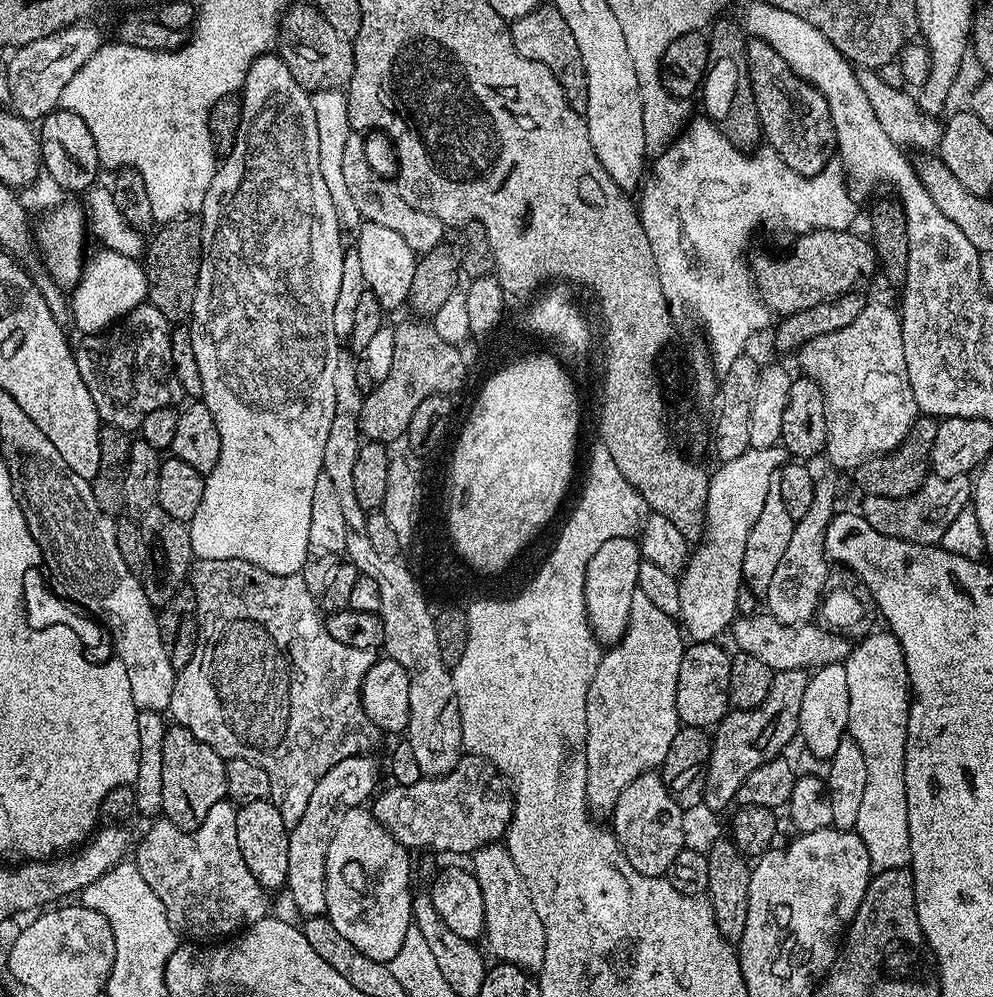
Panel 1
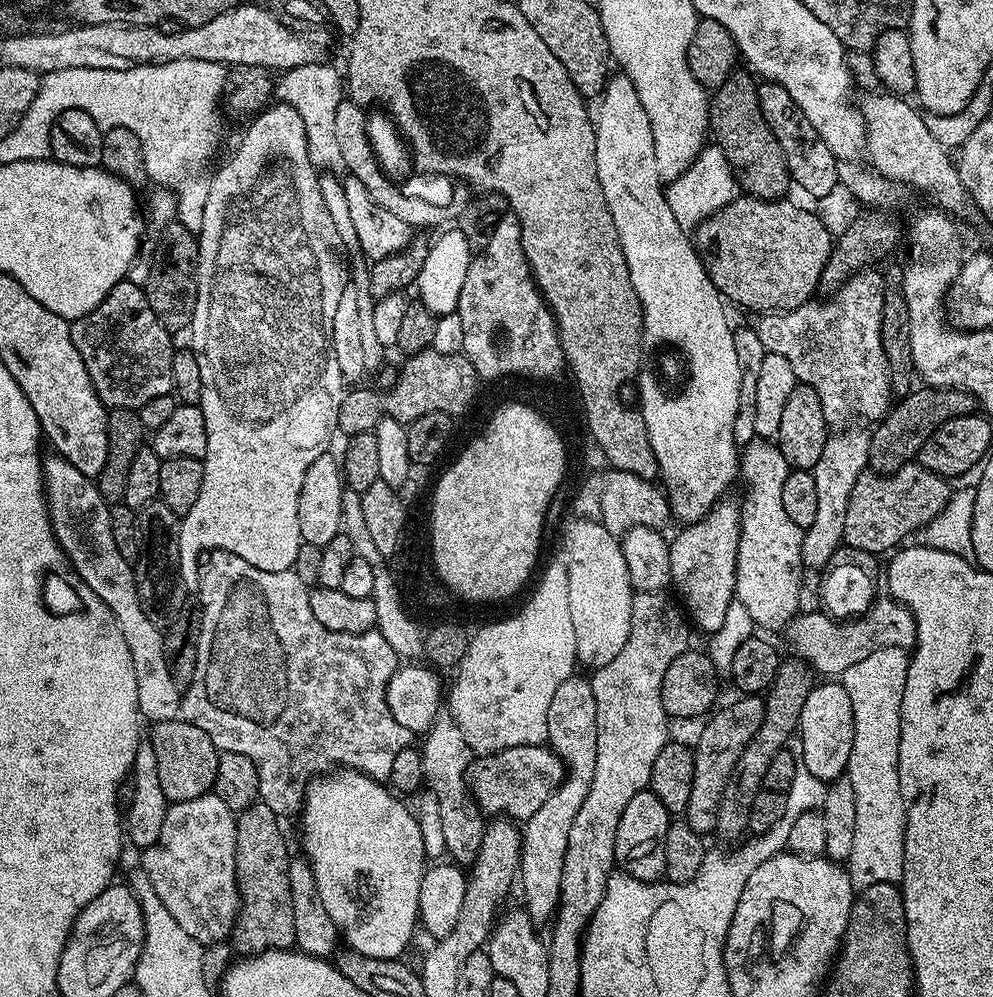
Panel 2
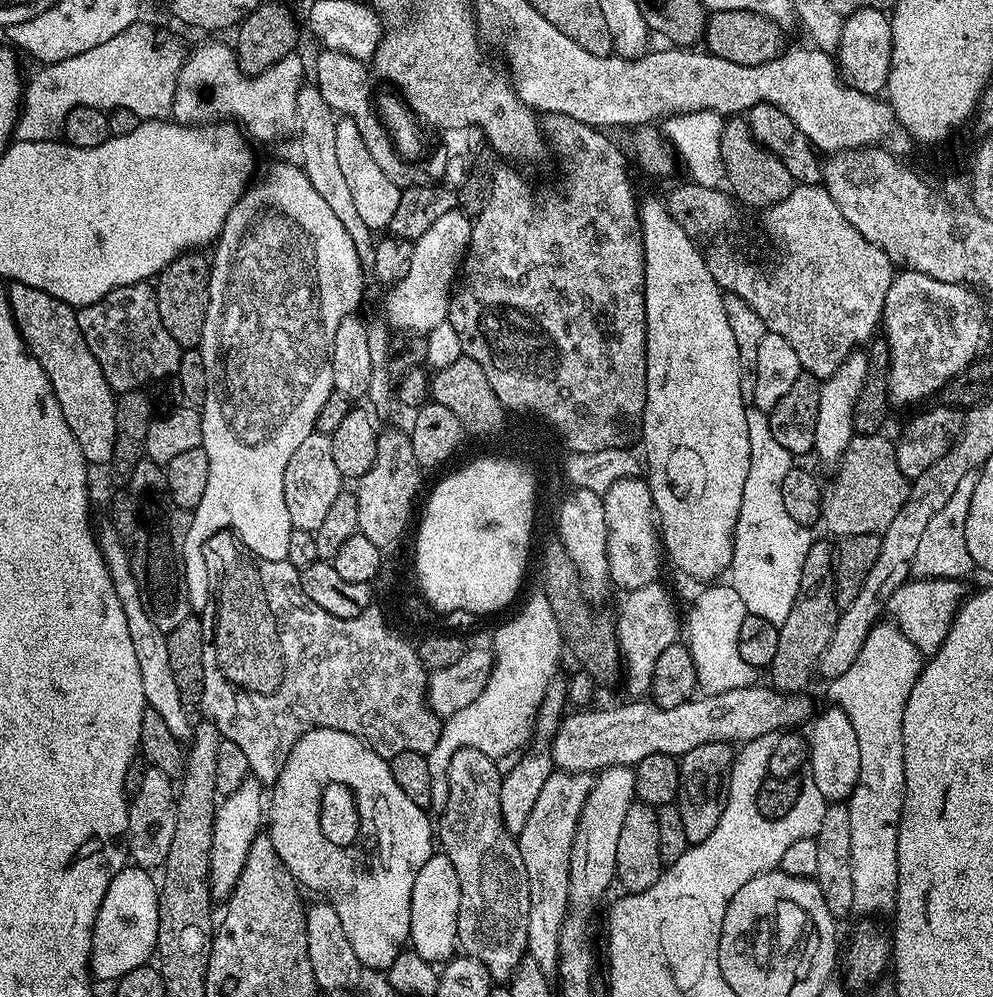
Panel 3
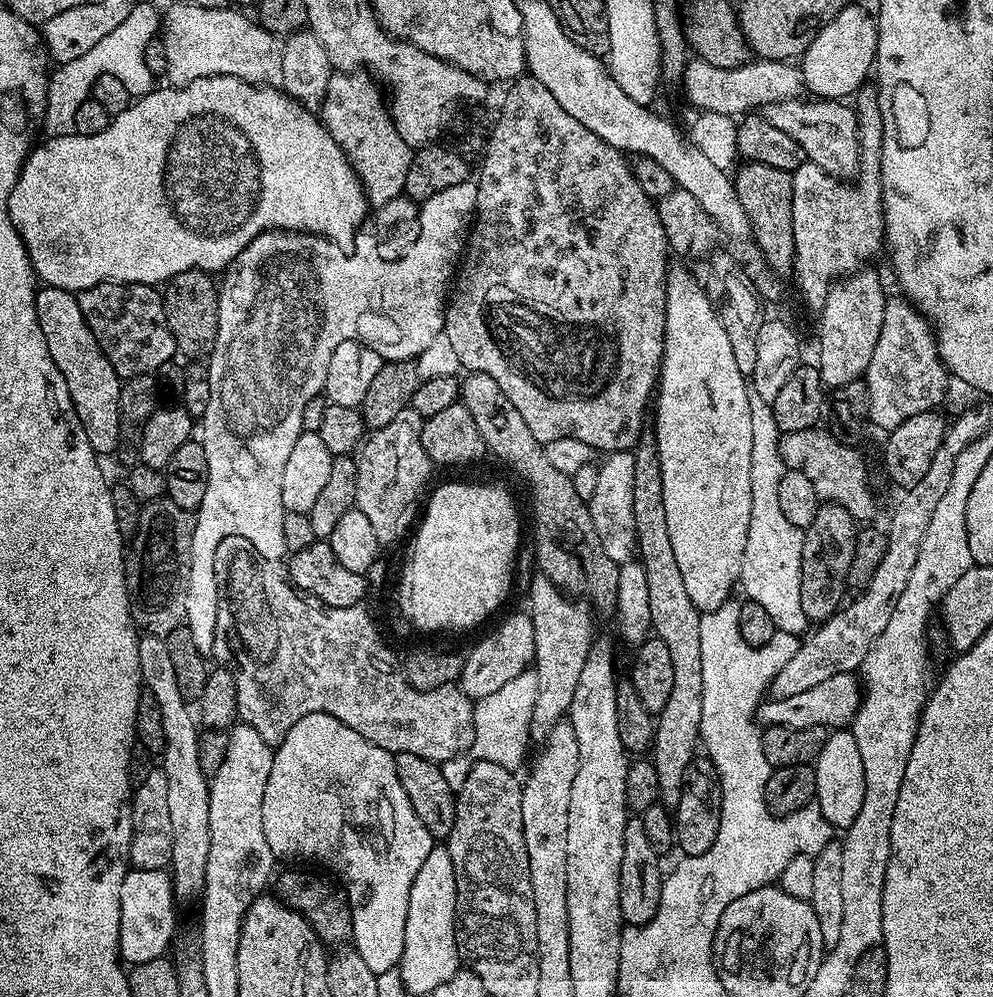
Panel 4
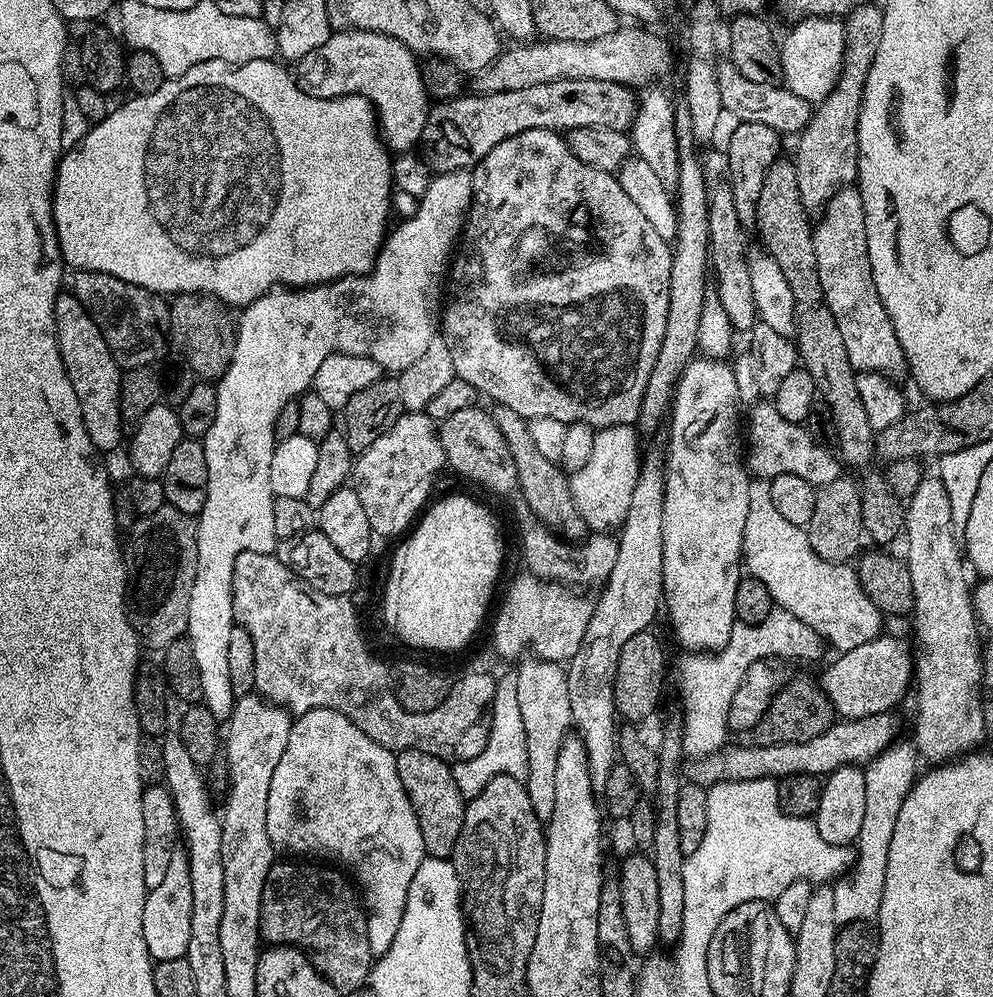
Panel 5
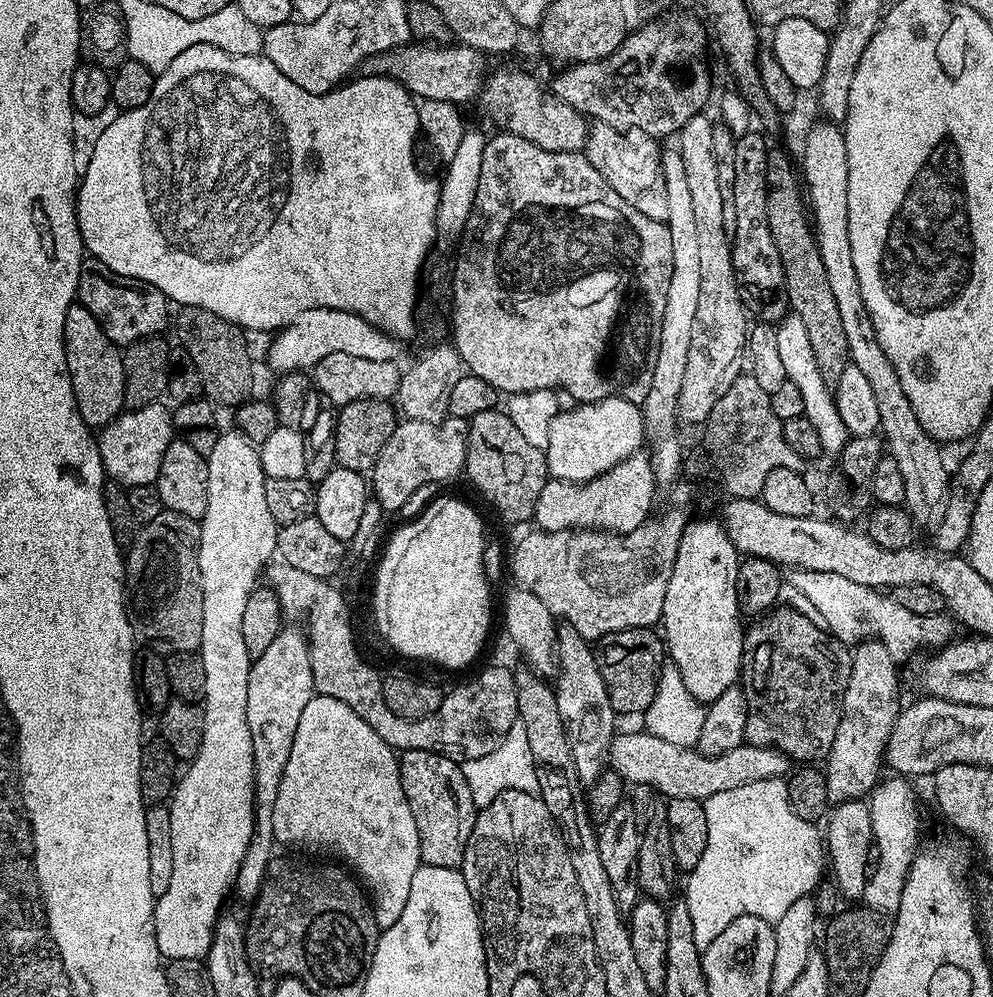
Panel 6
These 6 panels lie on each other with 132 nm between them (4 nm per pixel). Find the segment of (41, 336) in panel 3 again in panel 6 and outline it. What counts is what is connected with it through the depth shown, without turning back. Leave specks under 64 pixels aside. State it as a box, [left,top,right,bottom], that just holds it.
[64,303,124,430]

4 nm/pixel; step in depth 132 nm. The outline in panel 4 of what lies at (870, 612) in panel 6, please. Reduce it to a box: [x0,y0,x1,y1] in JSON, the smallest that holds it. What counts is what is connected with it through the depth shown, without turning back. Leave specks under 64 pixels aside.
[739,387,810,633]

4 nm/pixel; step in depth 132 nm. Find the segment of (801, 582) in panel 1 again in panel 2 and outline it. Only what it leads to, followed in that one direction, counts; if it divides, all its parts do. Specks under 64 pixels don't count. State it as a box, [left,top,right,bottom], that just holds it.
[802,435,866,569]

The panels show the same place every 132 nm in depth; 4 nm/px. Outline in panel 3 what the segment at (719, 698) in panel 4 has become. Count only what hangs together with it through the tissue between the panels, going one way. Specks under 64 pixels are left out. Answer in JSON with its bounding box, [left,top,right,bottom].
[686,582,754,696]

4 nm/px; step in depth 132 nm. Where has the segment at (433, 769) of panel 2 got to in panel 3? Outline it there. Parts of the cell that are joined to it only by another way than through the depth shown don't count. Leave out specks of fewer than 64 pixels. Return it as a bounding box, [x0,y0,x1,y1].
[438,748,530,981]

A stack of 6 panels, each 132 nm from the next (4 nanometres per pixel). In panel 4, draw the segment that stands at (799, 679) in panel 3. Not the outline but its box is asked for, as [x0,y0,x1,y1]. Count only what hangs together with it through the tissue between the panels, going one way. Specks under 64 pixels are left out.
[800,503,858,622]

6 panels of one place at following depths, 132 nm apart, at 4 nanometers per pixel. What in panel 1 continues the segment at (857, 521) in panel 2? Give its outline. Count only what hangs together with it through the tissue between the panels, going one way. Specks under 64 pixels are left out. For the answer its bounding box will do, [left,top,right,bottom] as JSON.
[858,475,974,545]

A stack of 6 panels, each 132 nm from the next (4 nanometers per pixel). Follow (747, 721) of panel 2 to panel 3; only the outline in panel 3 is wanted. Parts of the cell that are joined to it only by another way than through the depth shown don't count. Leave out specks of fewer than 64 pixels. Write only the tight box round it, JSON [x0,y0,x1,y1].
[678,742,734,845]

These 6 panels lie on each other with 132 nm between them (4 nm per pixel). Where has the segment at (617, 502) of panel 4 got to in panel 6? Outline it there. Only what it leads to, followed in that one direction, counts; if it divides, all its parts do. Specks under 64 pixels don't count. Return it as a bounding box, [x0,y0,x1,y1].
[544,396,645,484]

